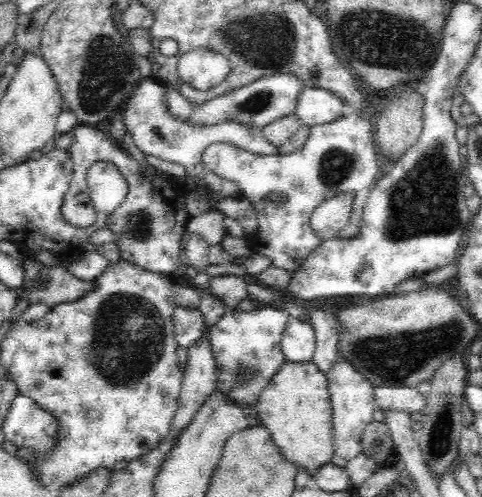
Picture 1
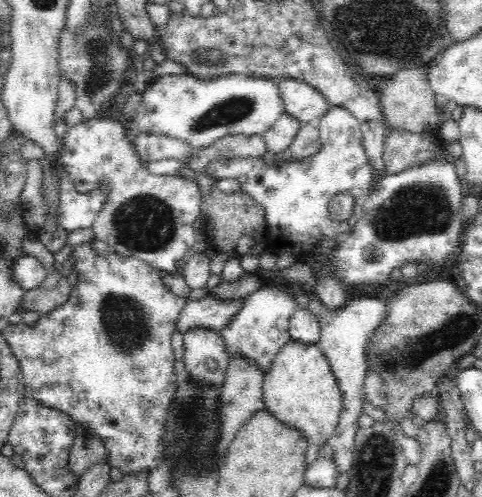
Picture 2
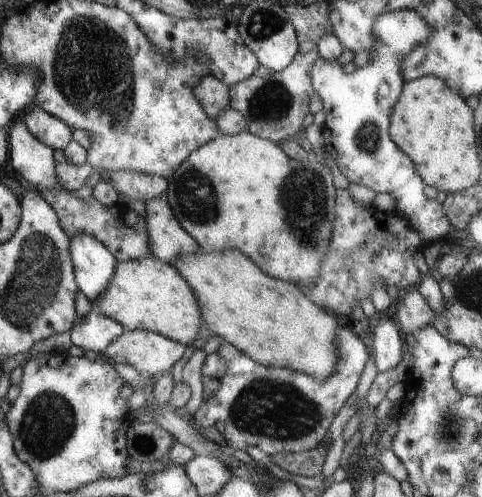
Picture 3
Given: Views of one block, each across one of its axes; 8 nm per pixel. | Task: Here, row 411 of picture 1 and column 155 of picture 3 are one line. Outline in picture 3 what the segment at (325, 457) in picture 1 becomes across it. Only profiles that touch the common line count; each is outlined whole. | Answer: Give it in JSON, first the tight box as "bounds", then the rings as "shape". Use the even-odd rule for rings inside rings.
{"bounds":[93,256,203,346],"shape":[[[145,256],[133,262],[121,262],[113,270],[113,278],[105,294],[95,302],[93,312],[105,314],[119,322],[127,330],[155,332],[173,342],[191,346],[199,338],[203,326],[203,314],[191,286],[183,280],[173,264],[167,264],[155,256]]]}

